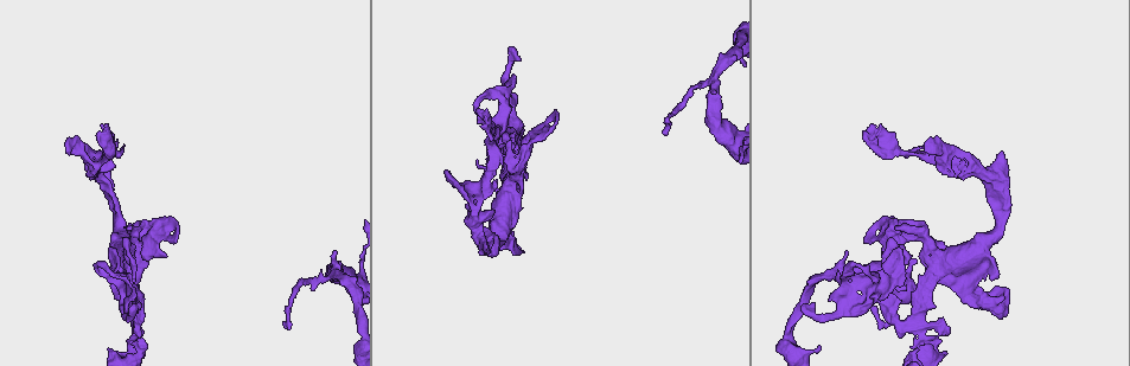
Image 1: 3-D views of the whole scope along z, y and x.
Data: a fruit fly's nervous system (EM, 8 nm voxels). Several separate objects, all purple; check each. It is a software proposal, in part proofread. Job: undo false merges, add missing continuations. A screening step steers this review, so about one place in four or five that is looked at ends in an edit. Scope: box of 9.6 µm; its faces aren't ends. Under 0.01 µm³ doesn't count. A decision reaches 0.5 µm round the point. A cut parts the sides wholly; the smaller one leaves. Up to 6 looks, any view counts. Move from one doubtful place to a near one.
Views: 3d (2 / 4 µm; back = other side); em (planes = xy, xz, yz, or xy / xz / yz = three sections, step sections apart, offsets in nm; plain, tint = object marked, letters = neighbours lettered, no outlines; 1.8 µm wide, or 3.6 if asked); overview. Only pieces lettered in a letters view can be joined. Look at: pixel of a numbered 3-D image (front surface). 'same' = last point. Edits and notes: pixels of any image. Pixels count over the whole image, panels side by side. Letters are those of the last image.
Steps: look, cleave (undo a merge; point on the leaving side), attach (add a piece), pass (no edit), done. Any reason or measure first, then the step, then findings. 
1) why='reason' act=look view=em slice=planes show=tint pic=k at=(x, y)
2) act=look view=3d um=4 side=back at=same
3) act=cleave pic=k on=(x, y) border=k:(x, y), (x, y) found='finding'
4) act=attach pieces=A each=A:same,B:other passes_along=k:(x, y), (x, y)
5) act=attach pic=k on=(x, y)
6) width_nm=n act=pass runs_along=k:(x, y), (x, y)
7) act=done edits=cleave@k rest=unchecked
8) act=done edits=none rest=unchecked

why='abrupt turn' act=look view=em slice=xy step=8 show=plain pic=1 at=(876, 144)

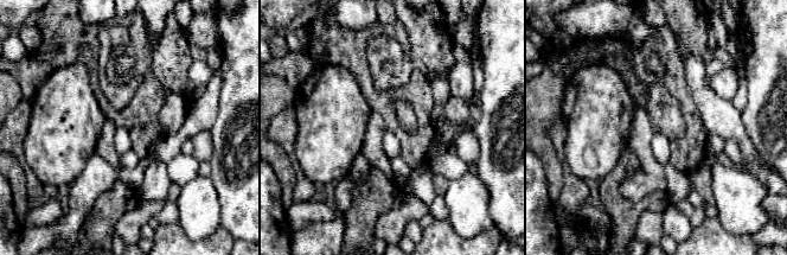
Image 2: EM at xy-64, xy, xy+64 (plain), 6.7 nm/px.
why='where the object lies' act=look view=em slice=xy step=8 show=tint at=same

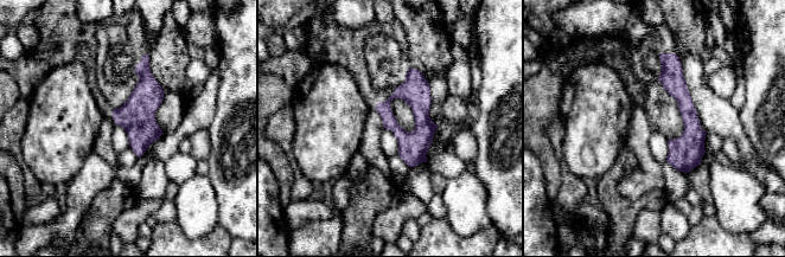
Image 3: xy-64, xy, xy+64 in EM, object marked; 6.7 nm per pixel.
why='what lies round it' act=look view=em slice=xy step=8 show=letters at=same

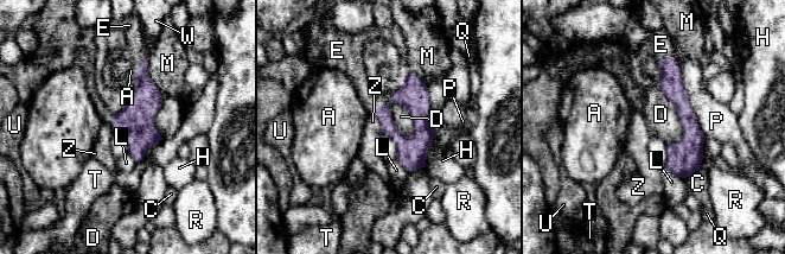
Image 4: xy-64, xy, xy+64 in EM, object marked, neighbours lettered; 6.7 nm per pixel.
act=attach pieces=E each=A:other,C:other,D:other,E:same,H:other,L:other,M:other,P:other,Q:other,R:other,T:other,U:other,W:other,Z:other found='it goes on there'

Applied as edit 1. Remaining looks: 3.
act=look view=overview

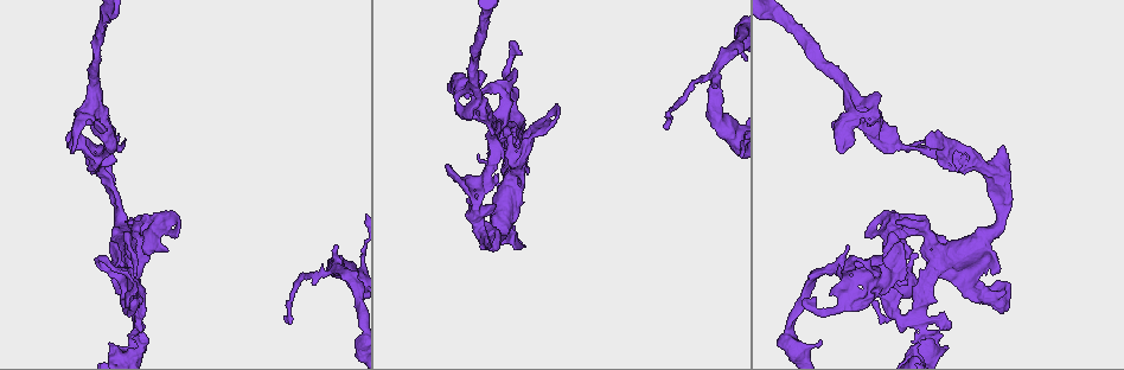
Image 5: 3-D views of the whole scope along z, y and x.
why='four or more arms meet' act=look view=em um=3.6 slice=planes show=letters pic=5 at=(524, 149)

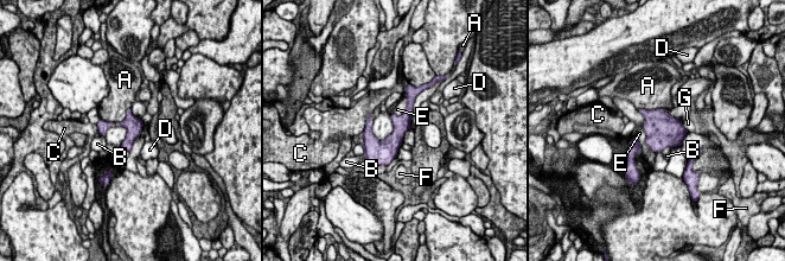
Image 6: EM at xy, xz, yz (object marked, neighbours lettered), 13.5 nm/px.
act=pass each=A:other,B:other,C:other,D:other,E:other,F:other,G:other border=6:(664, 108), (639, 110) found='all the same neuron'

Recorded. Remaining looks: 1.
act=done edits=attach@4 rest=unchecked

